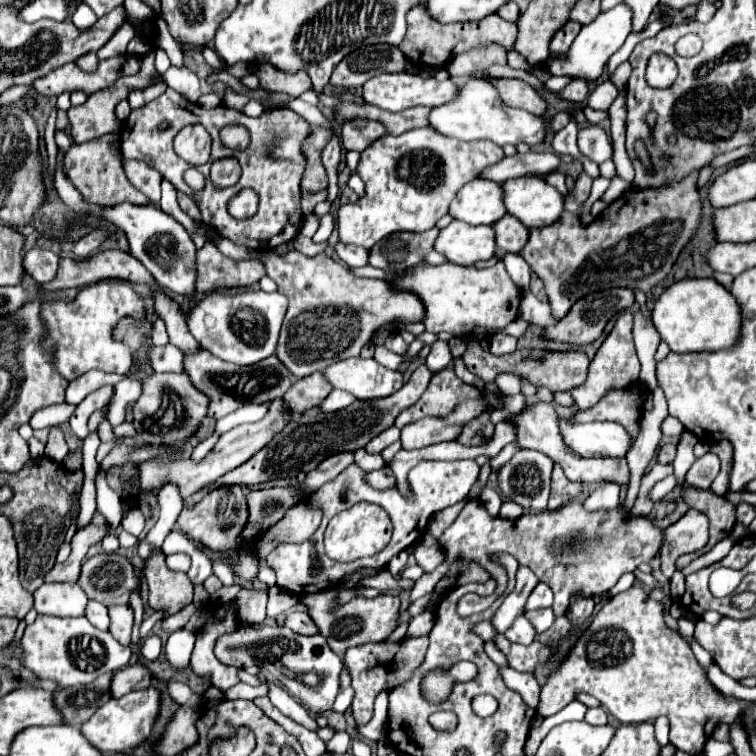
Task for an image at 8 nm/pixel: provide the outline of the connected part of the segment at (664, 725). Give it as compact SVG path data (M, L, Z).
M656 718L656 722L654 722L654 728L656 728L656 740L662 744L662 746L666 746L668 744L668 722L666 722L666 718Z

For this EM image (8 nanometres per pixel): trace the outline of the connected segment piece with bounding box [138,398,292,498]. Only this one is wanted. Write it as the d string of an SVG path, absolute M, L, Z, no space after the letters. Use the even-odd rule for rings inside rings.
M278 398L274 402L270 402L270 408L268 408L268 414L260 420L260 422L254 422L254 424L240 424L236 428L232 428L230 432L222 434L222 438L218 440L218 444L214 446L214 450L200 462L200 464L194 464L190 458L186 460L170 460L170 458L158 458L158 460L148 460L148 462L142 462L140 464L140 492L144 490L150 490L150 488L160 488L162 484L166 482L174 482L180 486L180 492L184 498L192 496L194 492L198 492L200 488L216 482L220 476L224 476L226 472L234 470L236 466L244 464L248 458L252 458L258 450L262 450L272 438L274 434L278 434L278 430L282 430L288 422L292 420L292 414L290 410L286 410L286 404L284 404L284 398Z

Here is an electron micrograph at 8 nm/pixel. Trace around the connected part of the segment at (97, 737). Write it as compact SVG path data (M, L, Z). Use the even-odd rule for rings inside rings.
M156 686L138 690L138 692L130 692L118 700L112 698L104 706L100 706L88 722L82 724L82 734L102 754L130 752L132 748L140 746L150 736L152 726L160 714L160 698L162 698L162 692Z

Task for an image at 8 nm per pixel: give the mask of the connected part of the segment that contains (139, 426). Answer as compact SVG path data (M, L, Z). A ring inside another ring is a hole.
M154 374L148 380L144 380L144 392L134 404L134 426L138 432L138 438L148 444L178 444L192 438L202 420L208 416L208 400L206 394L194 390L194 384L186 374Z

